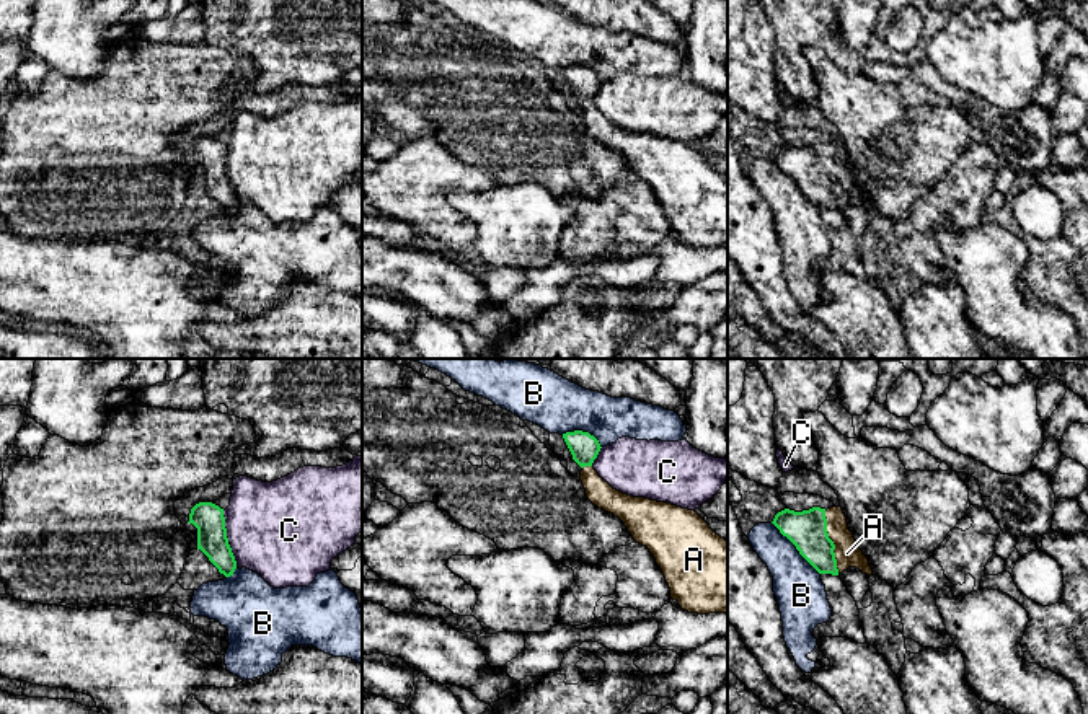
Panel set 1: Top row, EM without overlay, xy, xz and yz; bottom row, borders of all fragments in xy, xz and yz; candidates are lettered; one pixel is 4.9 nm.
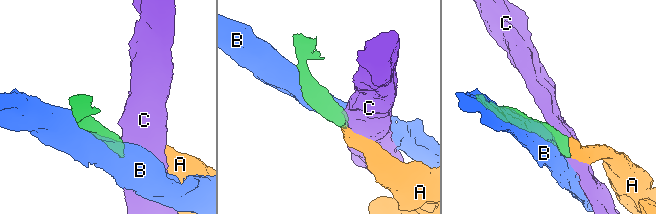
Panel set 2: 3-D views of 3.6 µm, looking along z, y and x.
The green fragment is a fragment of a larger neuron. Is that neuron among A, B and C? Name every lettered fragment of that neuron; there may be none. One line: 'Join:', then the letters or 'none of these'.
Join: A

